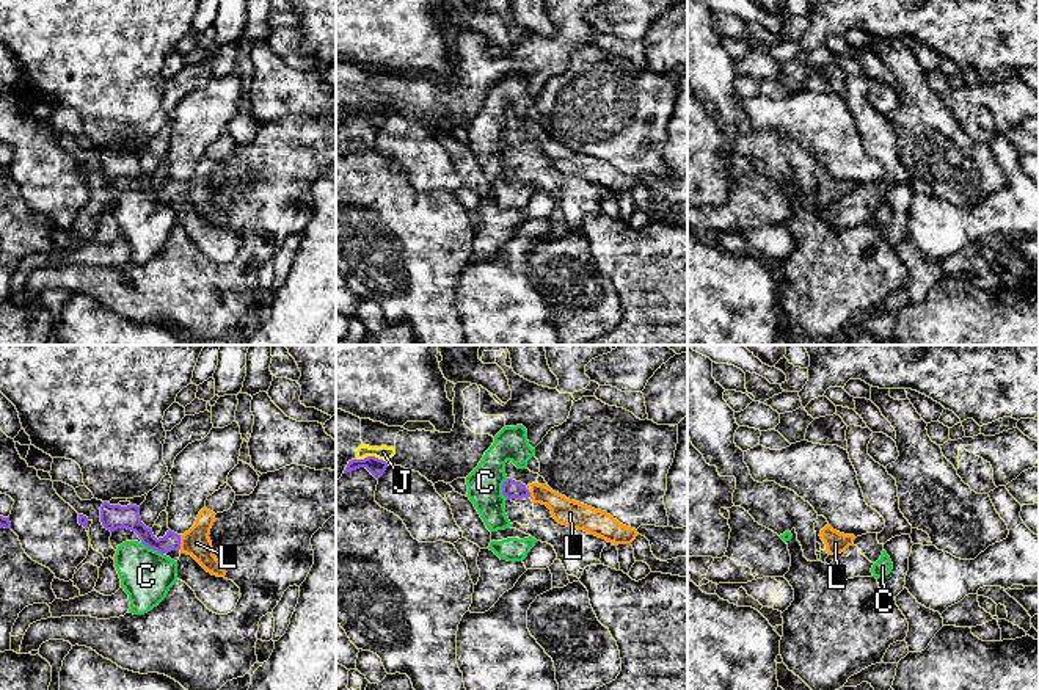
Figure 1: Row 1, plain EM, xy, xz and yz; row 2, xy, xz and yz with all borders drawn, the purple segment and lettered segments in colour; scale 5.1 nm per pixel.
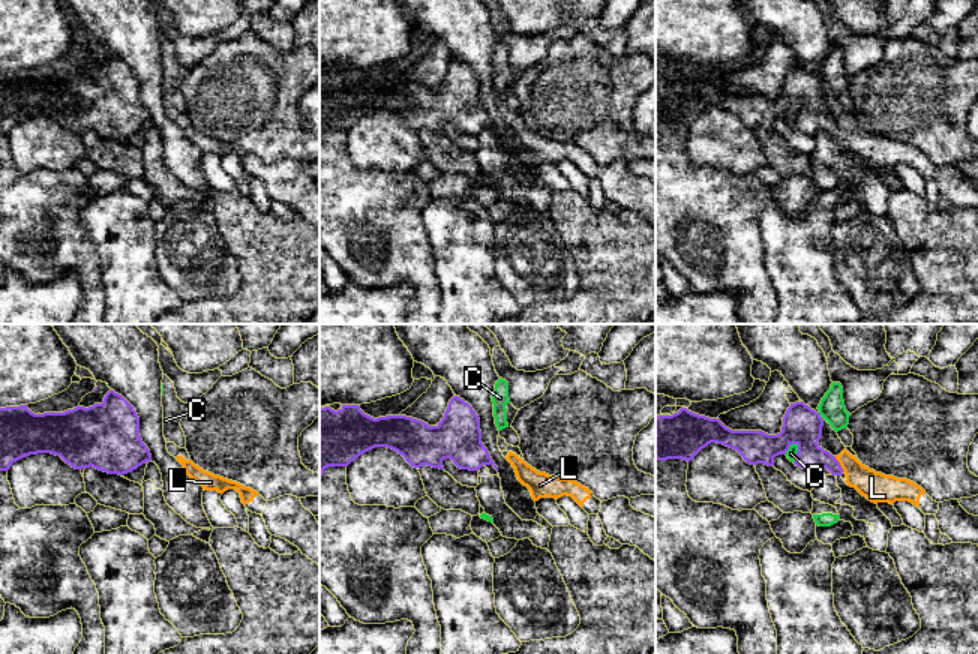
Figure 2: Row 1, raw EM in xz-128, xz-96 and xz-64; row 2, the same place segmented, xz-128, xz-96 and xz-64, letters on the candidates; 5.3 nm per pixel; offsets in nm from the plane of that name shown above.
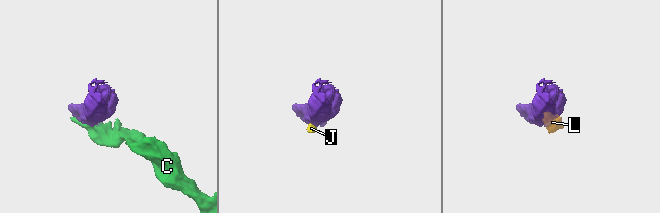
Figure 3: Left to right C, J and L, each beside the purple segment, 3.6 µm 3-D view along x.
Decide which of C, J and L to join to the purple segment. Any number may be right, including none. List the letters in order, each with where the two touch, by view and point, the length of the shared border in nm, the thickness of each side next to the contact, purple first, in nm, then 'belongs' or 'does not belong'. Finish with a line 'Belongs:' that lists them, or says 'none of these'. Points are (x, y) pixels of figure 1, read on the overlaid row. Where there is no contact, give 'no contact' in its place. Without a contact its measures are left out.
C: xy (153, 548) | 130 nm | 130/280 nm | does not belong
J: xz (372, 457) | 170 nm | 90/70 nm | does not belong
L: xy (179, 543) | 80 nm | 100/140 nm | belongs
Belongs: L

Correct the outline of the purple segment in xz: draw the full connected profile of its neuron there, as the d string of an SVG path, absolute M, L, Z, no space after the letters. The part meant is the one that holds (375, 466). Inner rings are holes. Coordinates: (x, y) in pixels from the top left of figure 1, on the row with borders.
M367 456L364 459L352 459L348 461L344 474L356 470L359 467L366 467L378 480L385 474L388 463L375 456Z

